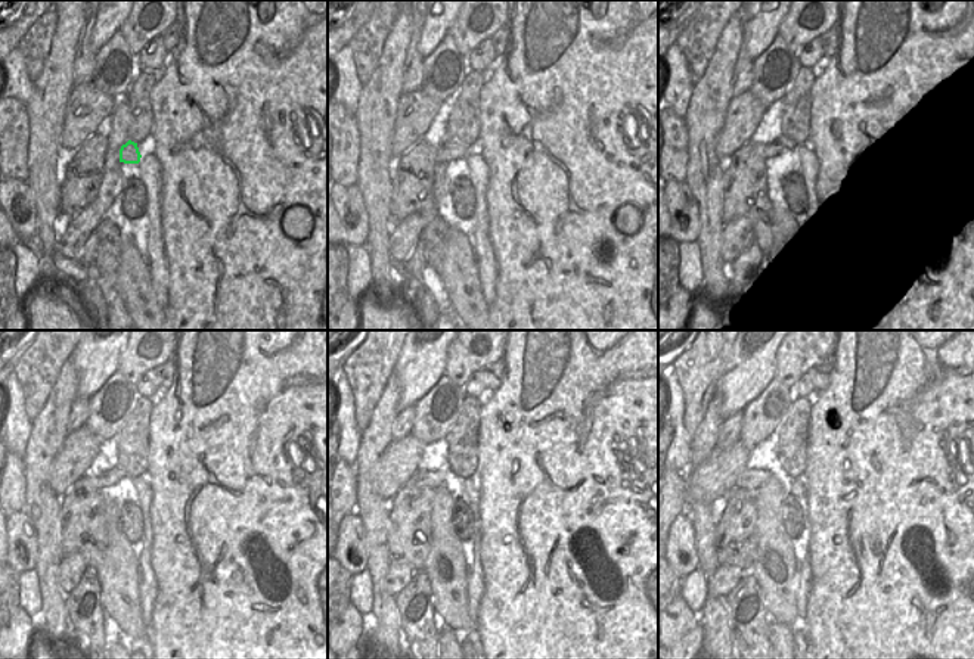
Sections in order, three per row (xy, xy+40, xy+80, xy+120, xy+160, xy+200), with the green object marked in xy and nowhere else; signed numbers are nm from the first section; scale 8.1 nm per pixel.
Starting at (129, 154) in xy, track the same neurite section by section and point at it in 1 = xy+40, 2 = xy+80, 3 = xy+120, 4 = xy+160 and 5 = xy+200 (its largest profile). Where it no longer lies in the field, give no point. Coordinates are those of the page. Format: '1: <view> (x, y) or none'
1: xy+40 (450, 149)
2: xy+80 (781, 145)
3: xy+120 (114, 475)
4: xy+160 (422, 478)
5: xy+200 (750, 479)

